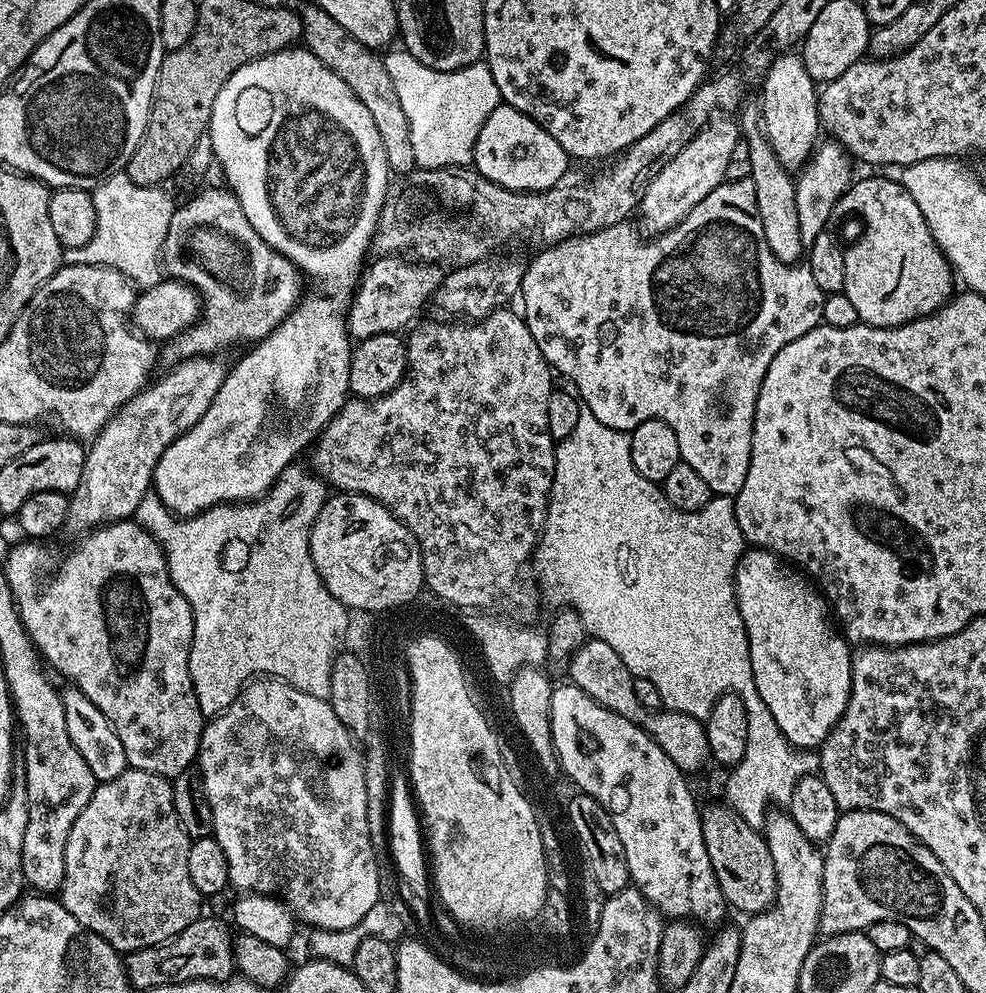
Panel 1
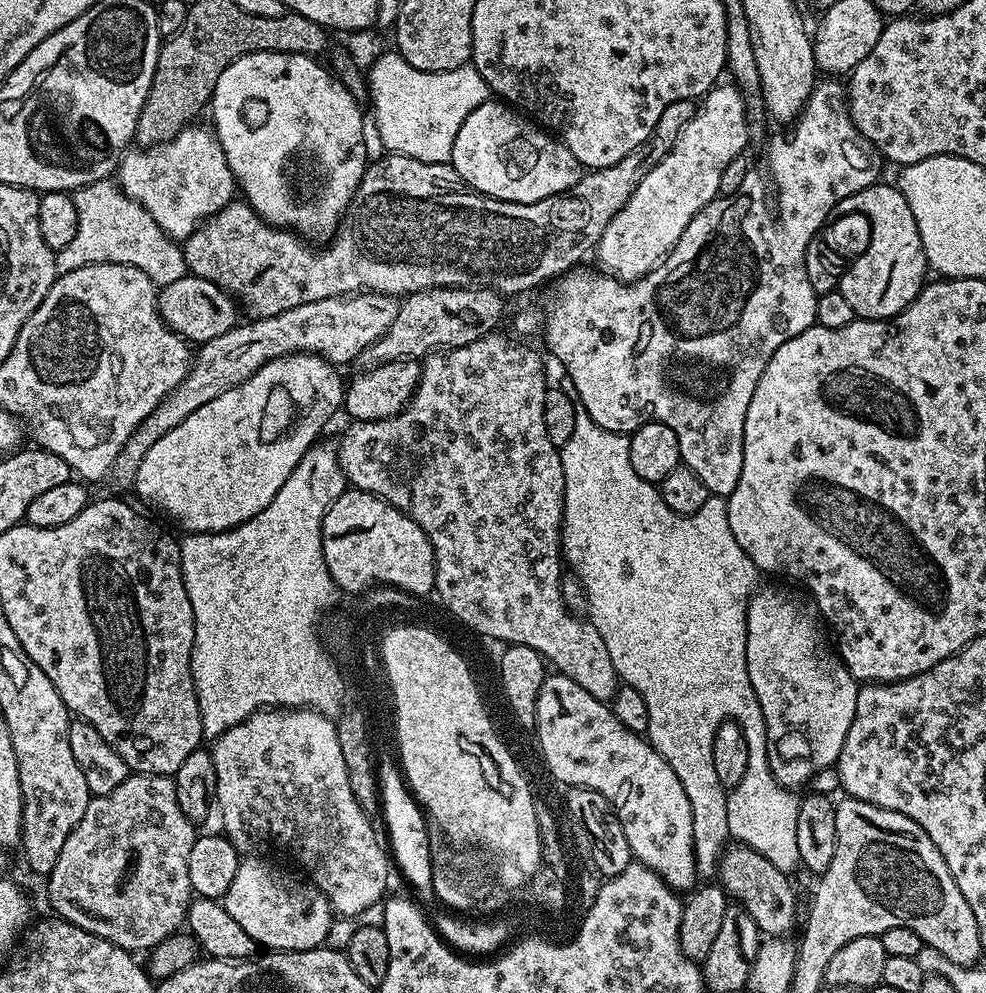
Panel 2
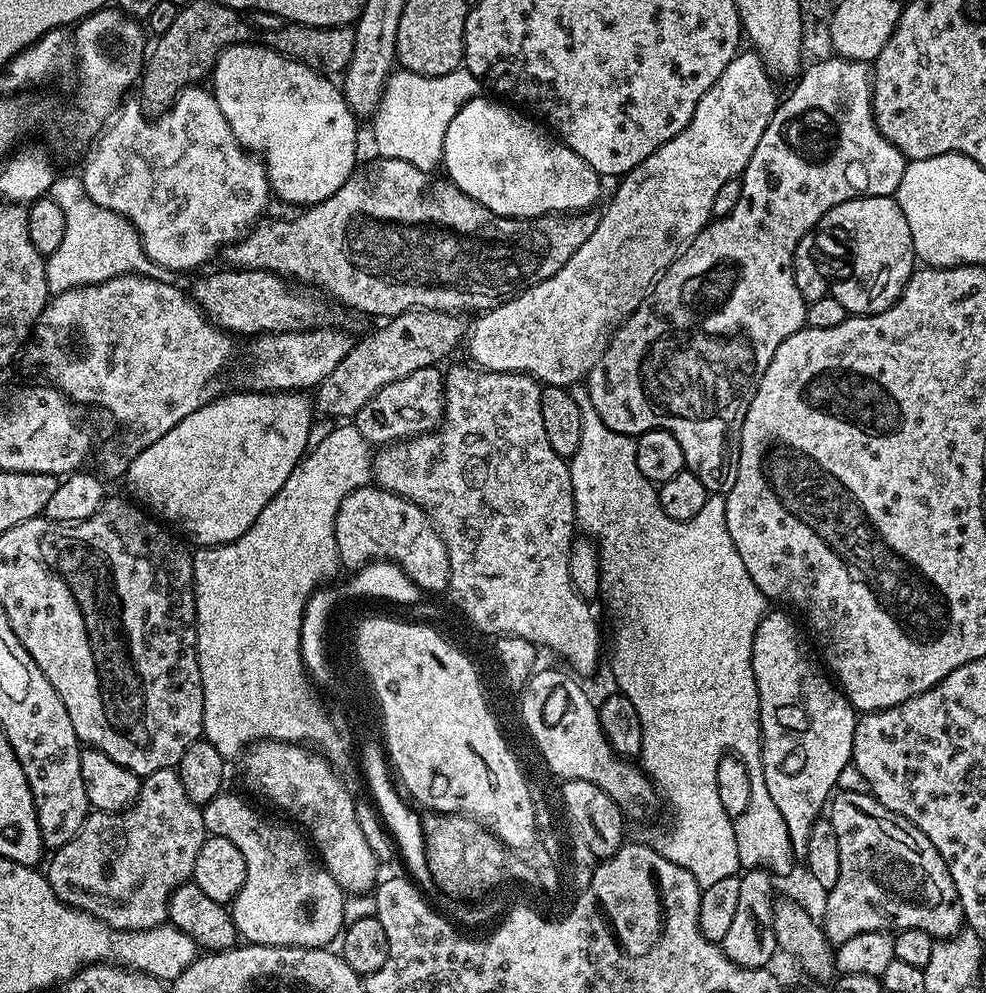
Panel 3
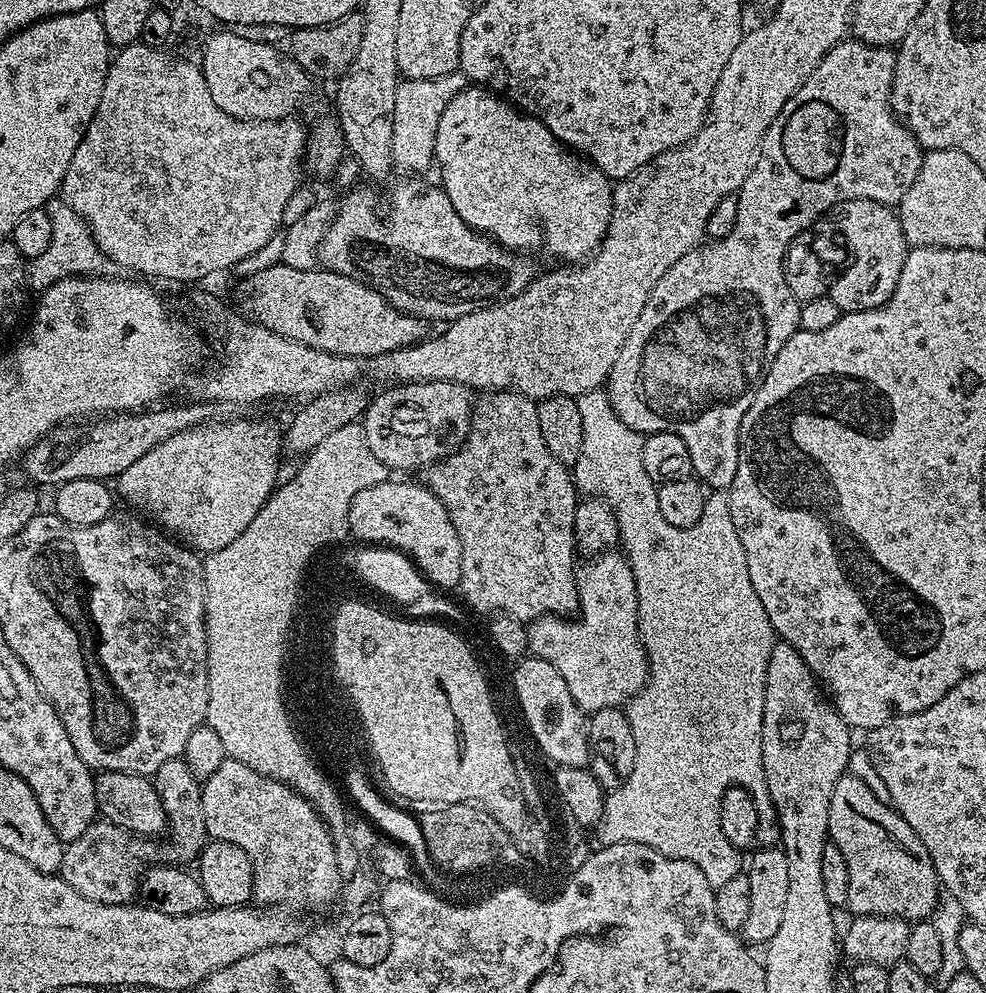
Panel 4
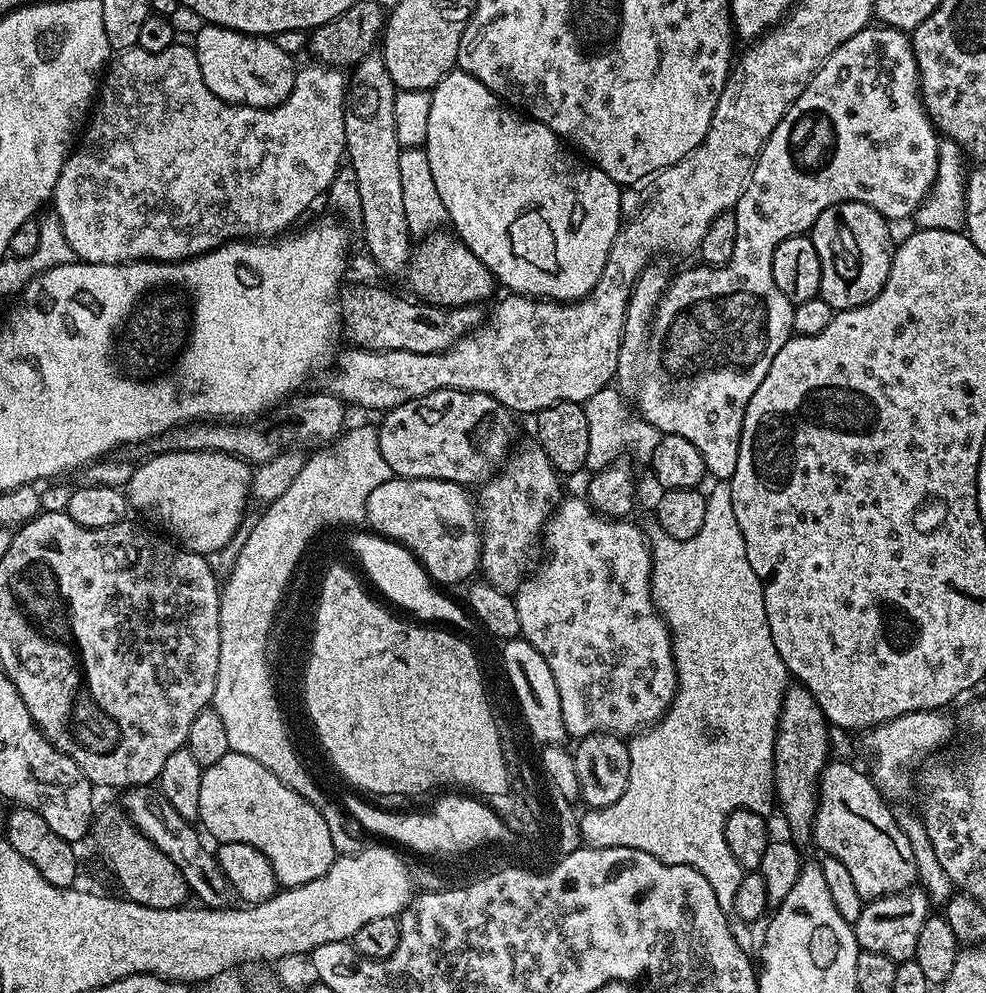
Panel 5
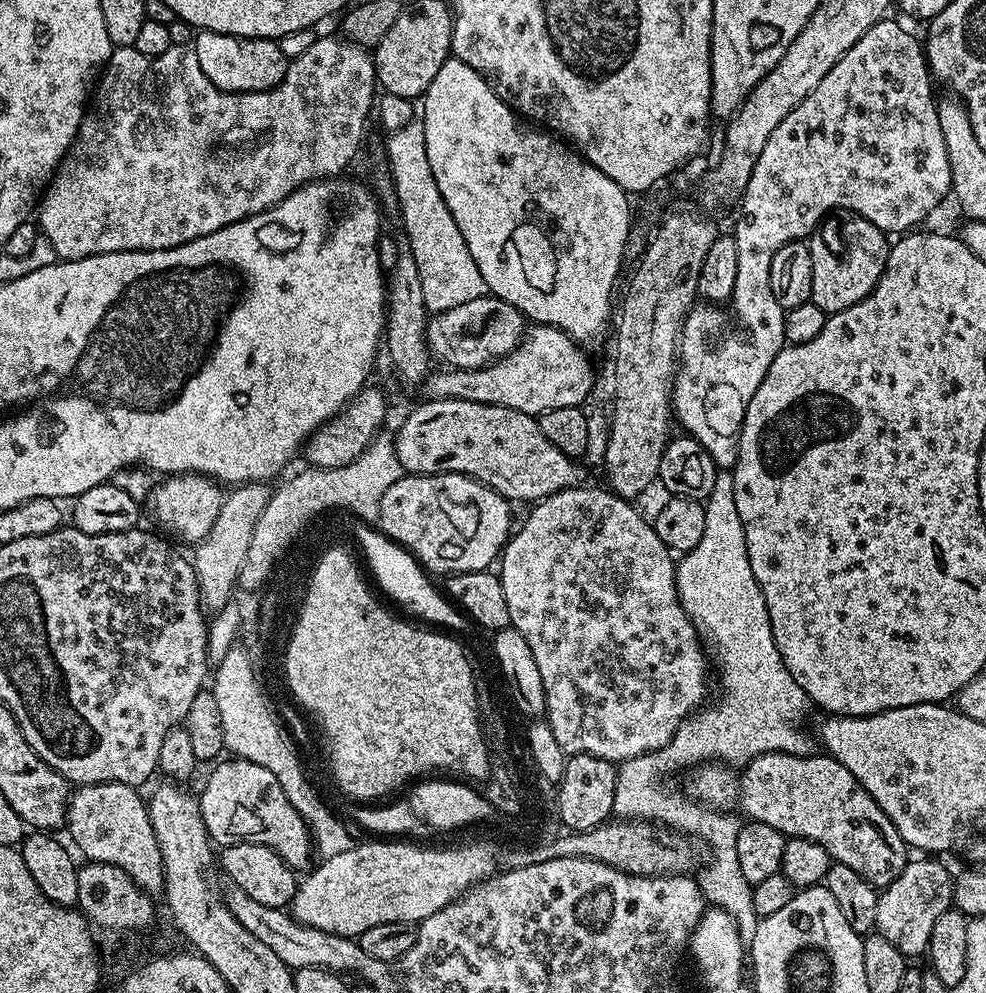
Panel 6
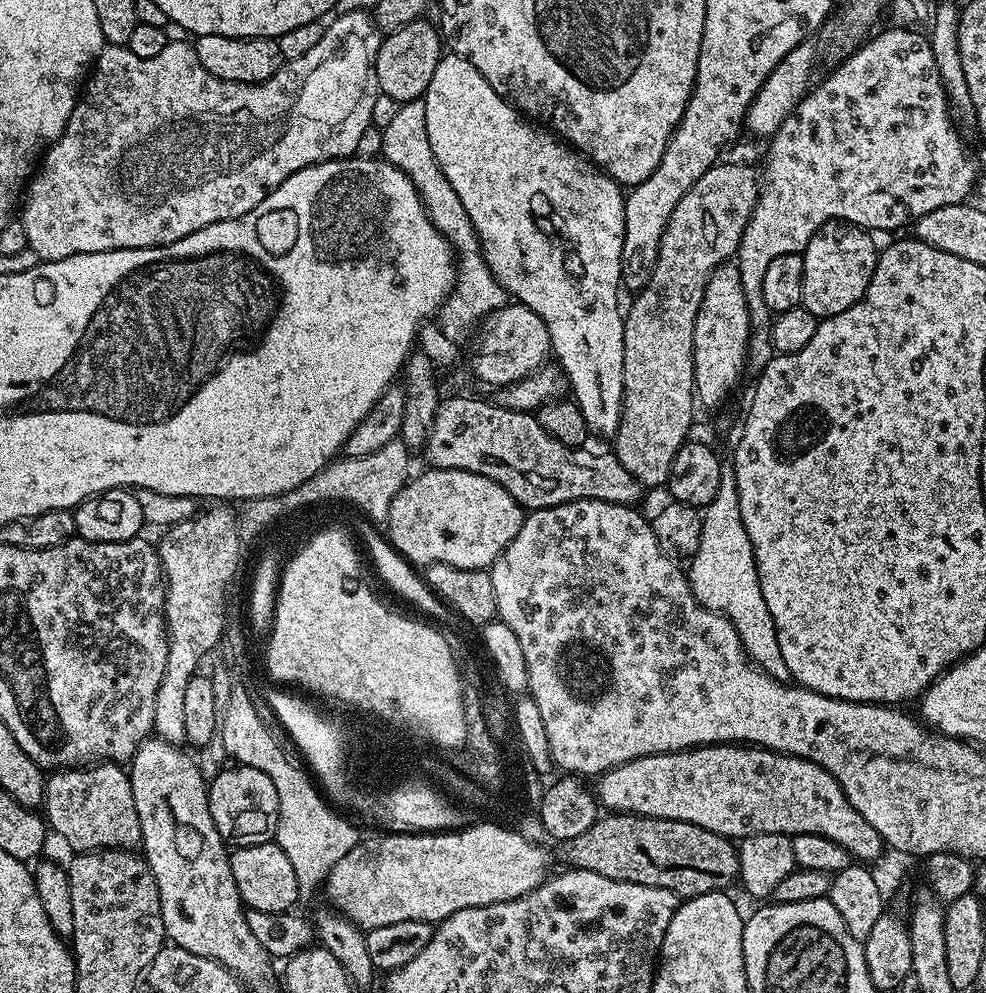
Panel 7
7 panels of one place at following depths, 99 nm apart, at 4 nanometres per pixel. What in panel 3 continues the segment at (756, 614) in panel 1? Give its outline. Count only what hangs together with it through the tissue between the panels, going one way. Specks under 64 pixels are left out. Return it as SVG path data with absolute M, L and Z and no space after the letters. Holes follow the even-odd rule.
M769 611L762 618L754 633L752 651L752 665L760 703L760 761L765 770L767 789L786 822L795 855L804 858L810 842L810 830L814 830L814 822L821 819L823 812L820 811L823 808L825 811L830 797L837 791L839 775L851 761L852 739L858 713L848 697L834 683L833 677L818 663L817 653L805 629L800 629L787 616L787 611L776 611L780 612Z

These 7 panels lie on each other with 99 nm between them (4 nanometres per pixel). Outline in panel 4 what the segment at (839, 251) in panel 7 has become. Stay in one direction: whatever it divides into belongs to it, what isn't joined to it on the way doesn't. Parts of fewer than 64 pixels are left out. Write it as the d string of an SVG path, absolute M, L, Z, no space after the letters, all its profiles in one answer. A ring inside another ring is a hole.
M844 200L835 204L830 219L848 243L852 265L830 284L830 295L838 302L841 313L861 312L867 308L882 306L894 294L898 286L898 274L902 274L904 259L910 245L903 234L900 217L889 205L873 200Z

